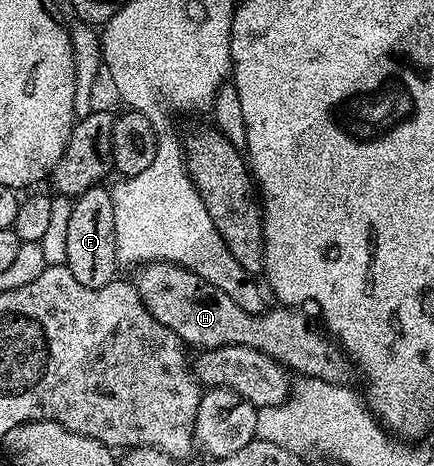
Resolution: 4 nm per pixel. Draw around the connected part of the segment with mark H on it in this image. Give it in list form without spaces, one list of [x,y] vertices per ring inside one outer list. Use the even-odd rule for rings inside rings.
[[[157,260],[142,265],[138,271],[133,283],[141,302],[145,302],[149,314],[153,314],[161,326],[169,326],[184,345],[195,347],[195,350],[242,344],[253,346],[302,376],[344,386],[352,383],[353,364],[347,353],[298,307],[274,306],[262,312],[246,312],[233,302],[233,298],[229,298],[229,294],[225,294],[225,290],[217,290],[217,286],[205,282],[205,278],[187,268]]]

